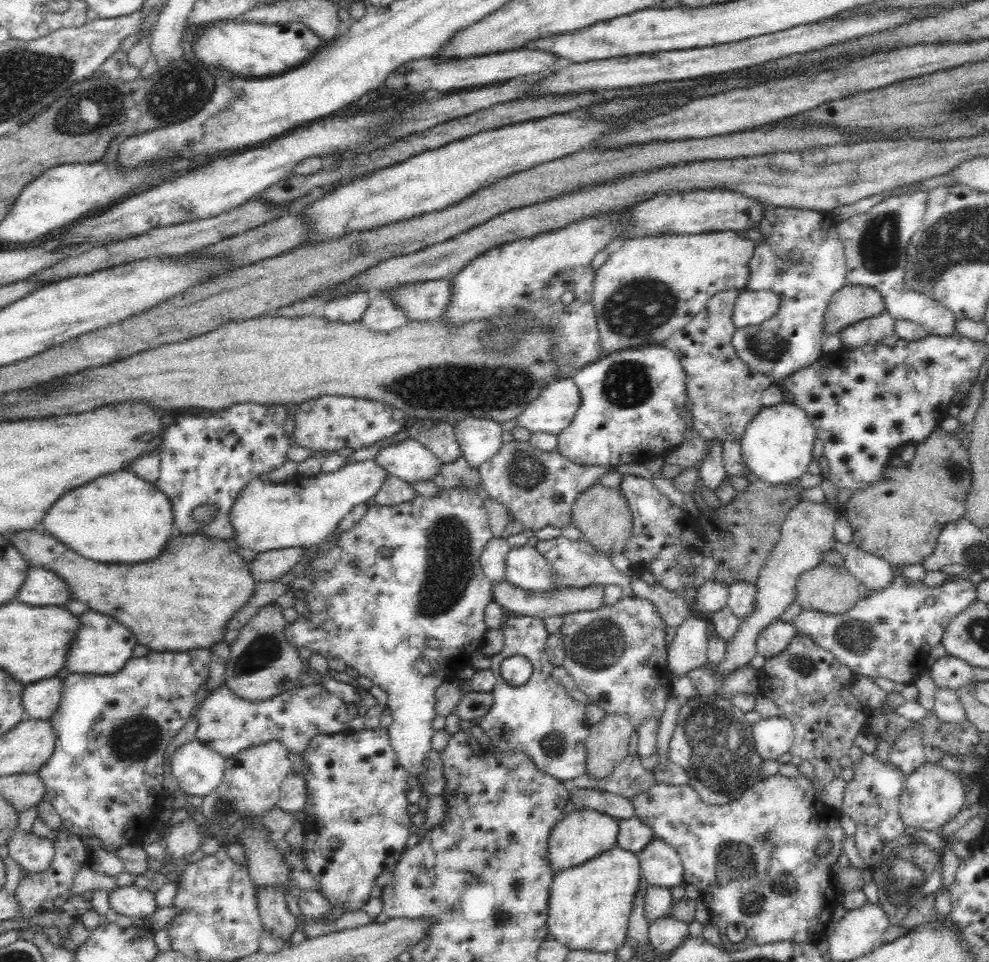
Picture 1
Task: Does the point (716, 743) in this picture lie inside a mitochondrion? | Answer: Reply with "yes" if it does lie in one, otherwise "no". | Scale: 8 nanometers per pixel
yes

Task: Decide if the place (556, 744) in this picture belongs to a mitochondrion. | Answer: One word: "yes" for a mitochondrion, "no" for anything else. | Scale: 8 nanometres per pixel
yes

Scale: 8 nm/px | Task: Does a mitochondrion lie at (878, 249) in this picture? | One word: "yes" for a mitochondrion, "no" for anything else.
yes

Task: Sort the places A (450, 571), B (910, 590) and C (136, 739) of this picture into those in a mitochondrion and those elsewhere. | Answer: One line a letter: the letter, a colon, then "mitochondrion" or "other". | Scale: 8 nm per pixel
A: mitochondrion
B: other
C: mitochondrion

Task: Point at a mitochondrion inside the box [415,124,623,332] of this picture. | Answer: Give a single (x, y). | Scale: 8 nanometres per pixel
(515, 316)

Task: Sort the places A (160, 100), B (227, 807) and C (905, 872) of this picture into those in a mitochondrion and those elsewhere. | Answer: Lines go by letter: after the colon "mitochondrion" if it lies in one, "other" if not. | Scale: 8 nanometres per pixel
A: mitochondrion
B: mitochondrion
C: mitochondrion

